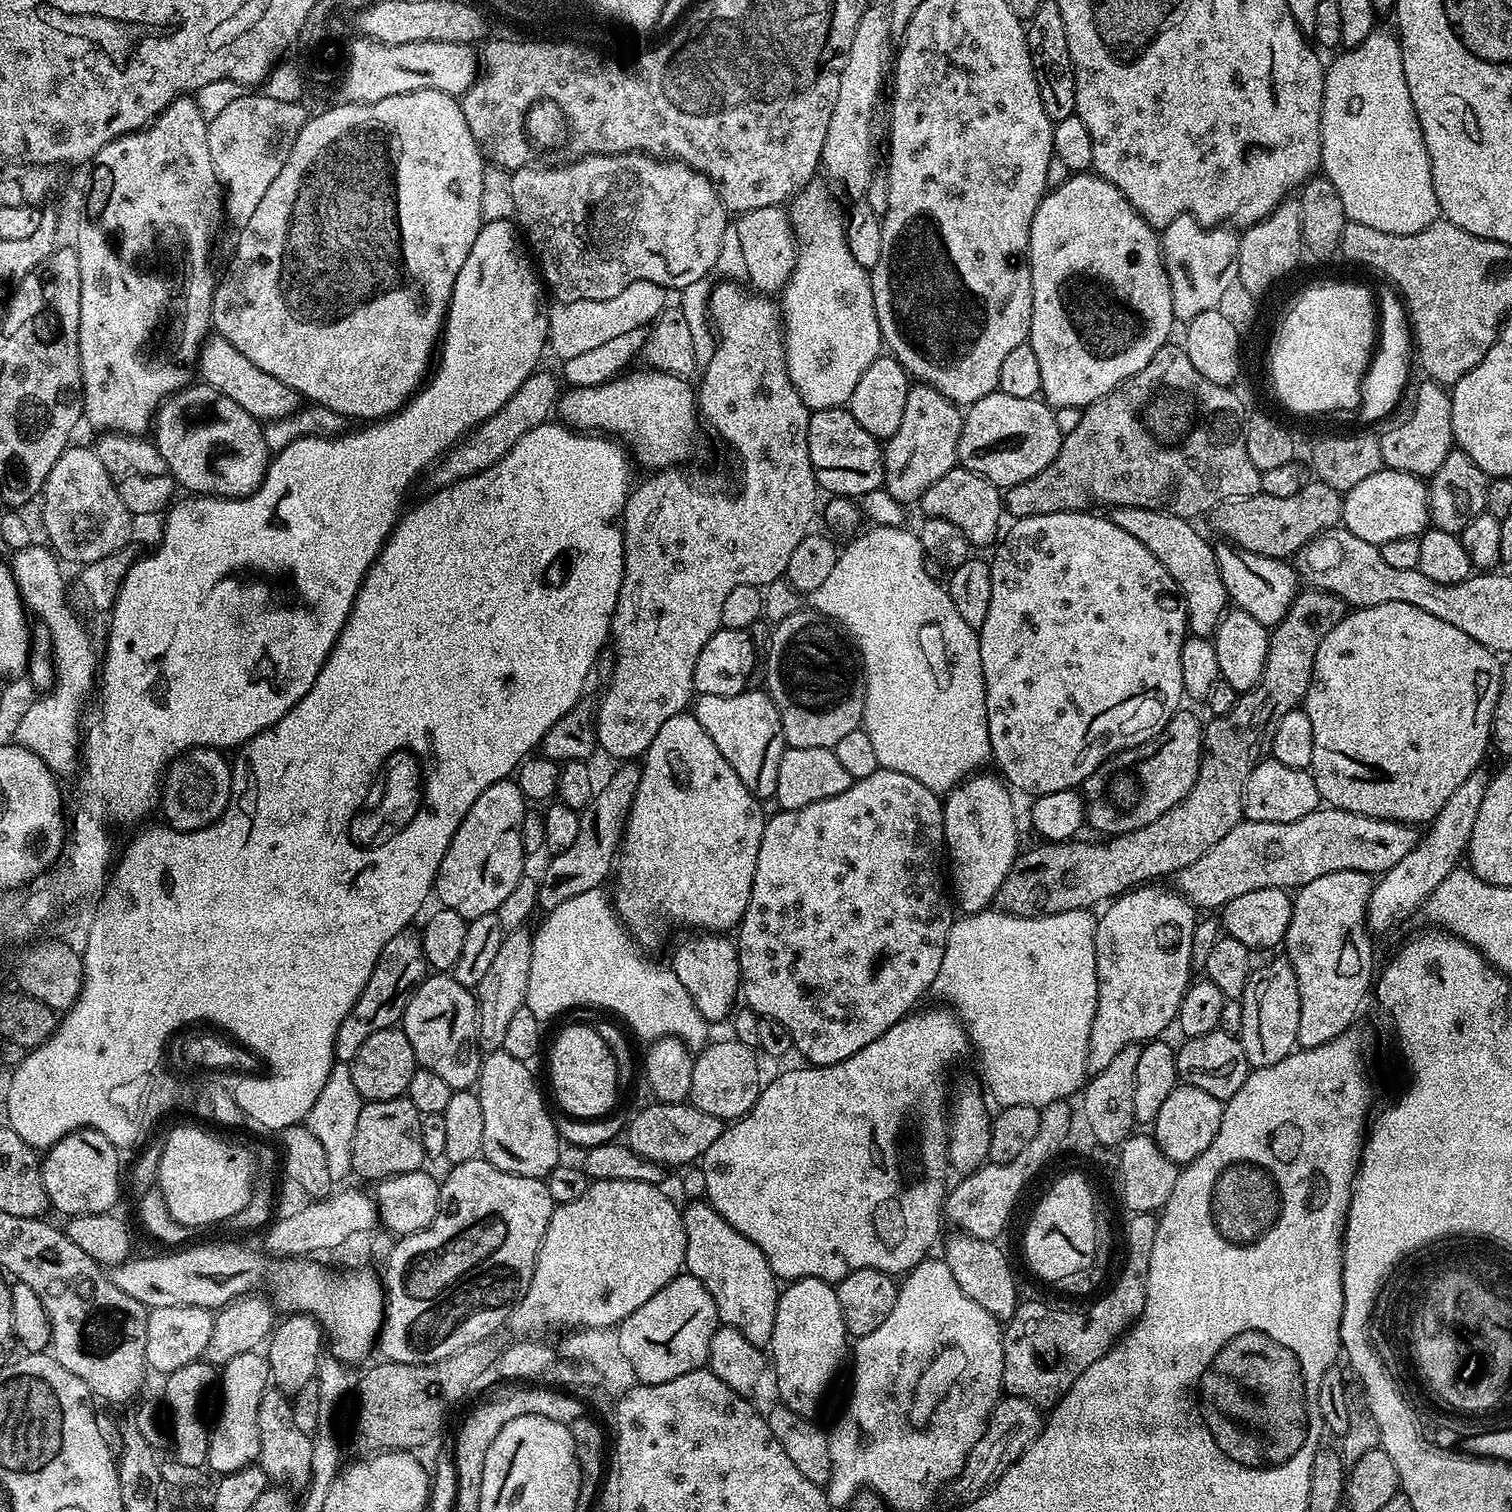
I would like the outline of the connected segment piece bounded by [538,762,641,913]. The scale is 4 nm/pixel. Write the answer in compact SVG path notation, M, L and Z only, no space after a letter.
M620 762L608 776L604 785L595 789L592 801L580 812L578 822L578 838L570 846L570 850L562 850L551 857L544 877L539 877L539 907L545 913L552 912L554 906L566 902L566 898L574 898L574 894L586 894L586 890L601 887L604 879L611 877L614 865L618 860L618 849L622 844L624 822L632 809L634 794L638 790L641 765L636 762Z

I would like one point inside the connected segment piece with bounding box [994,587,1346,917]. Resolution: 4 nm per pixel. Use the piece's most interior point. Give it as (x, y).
(1070, 875)

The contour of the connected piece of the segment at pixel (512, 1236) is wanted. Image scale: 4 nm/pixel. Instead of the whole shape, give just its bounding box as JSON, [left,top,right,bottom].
[378,1158,554,1364]

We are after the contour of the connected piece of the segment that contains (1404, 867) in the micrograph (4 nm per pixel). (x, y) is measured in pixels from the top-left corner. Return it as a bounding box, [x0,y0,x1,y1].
[1368,770,1489,932]

